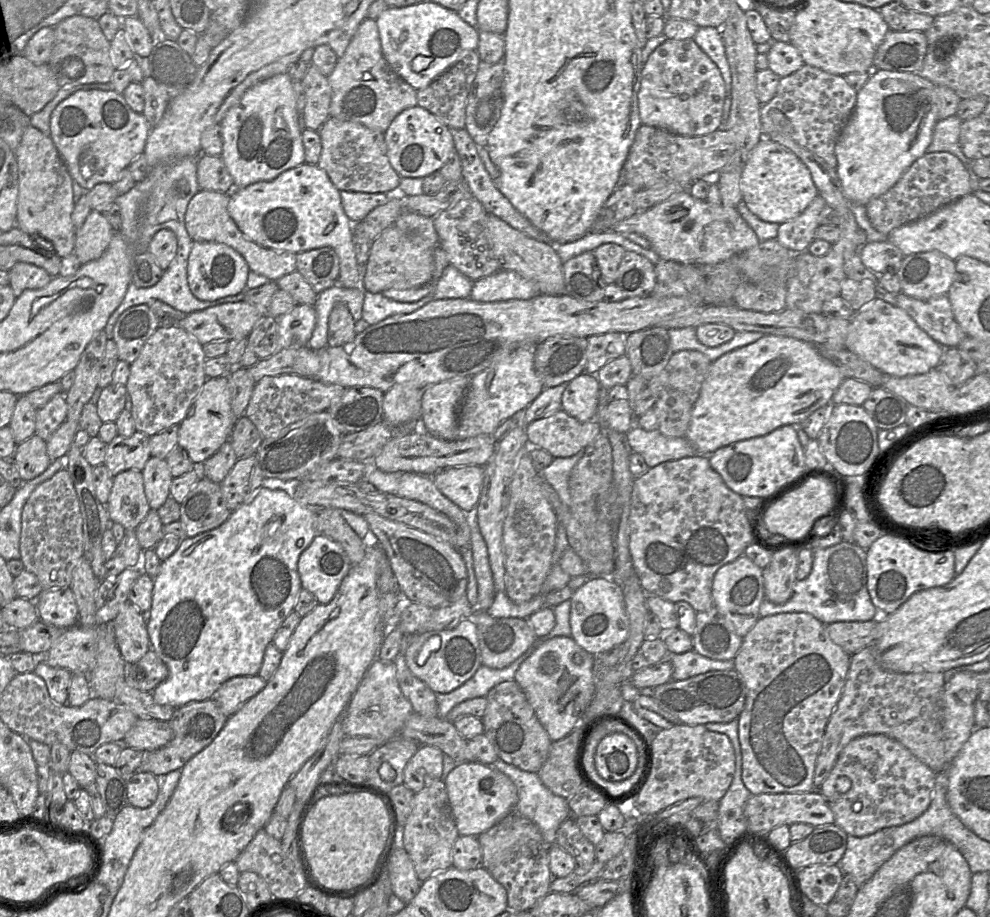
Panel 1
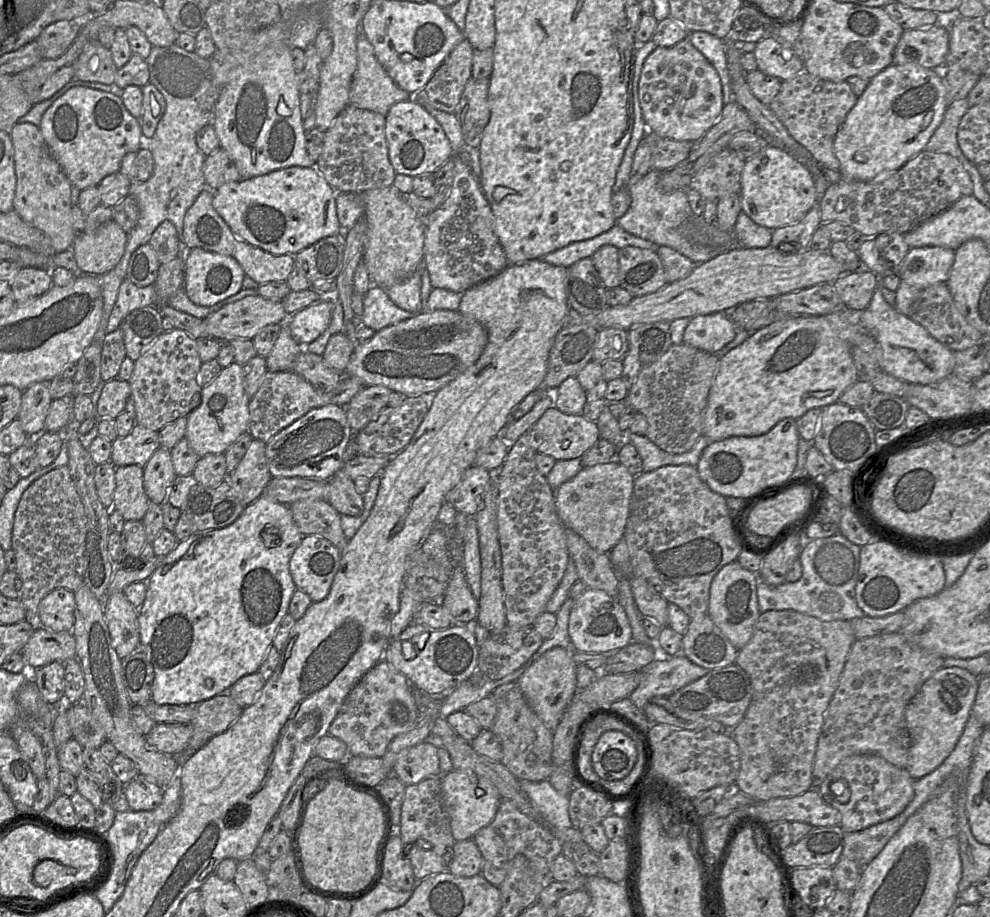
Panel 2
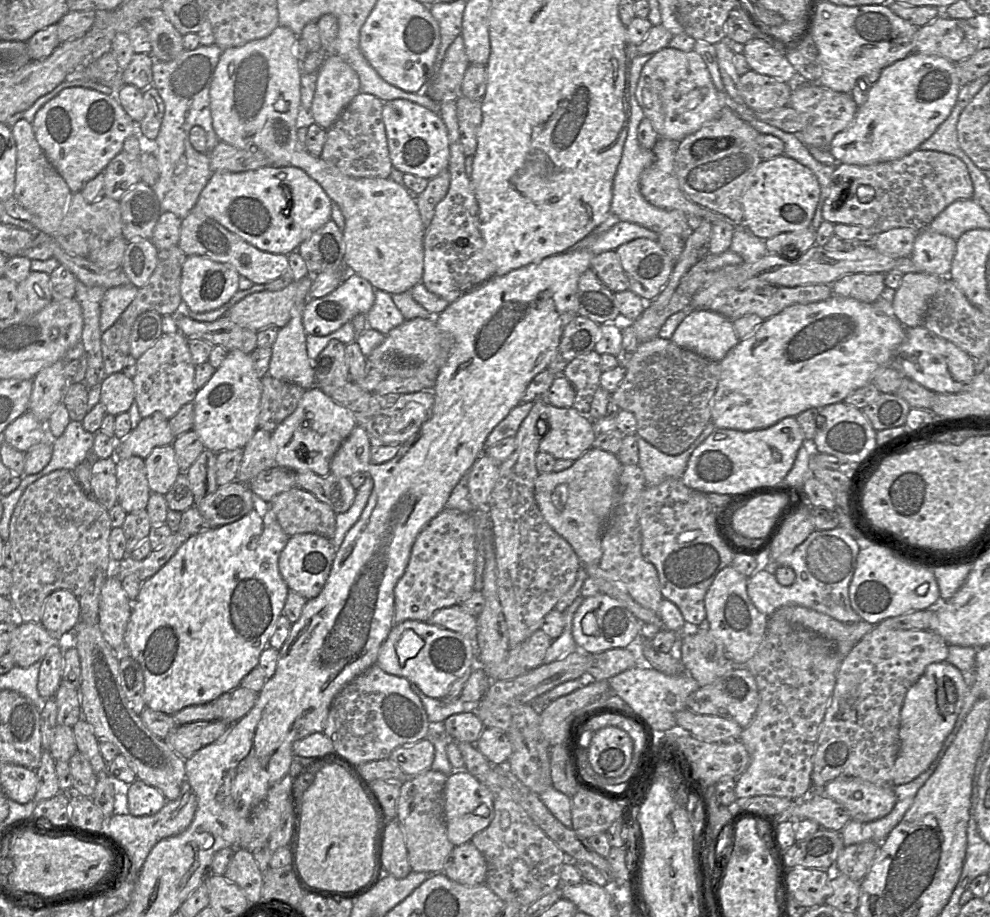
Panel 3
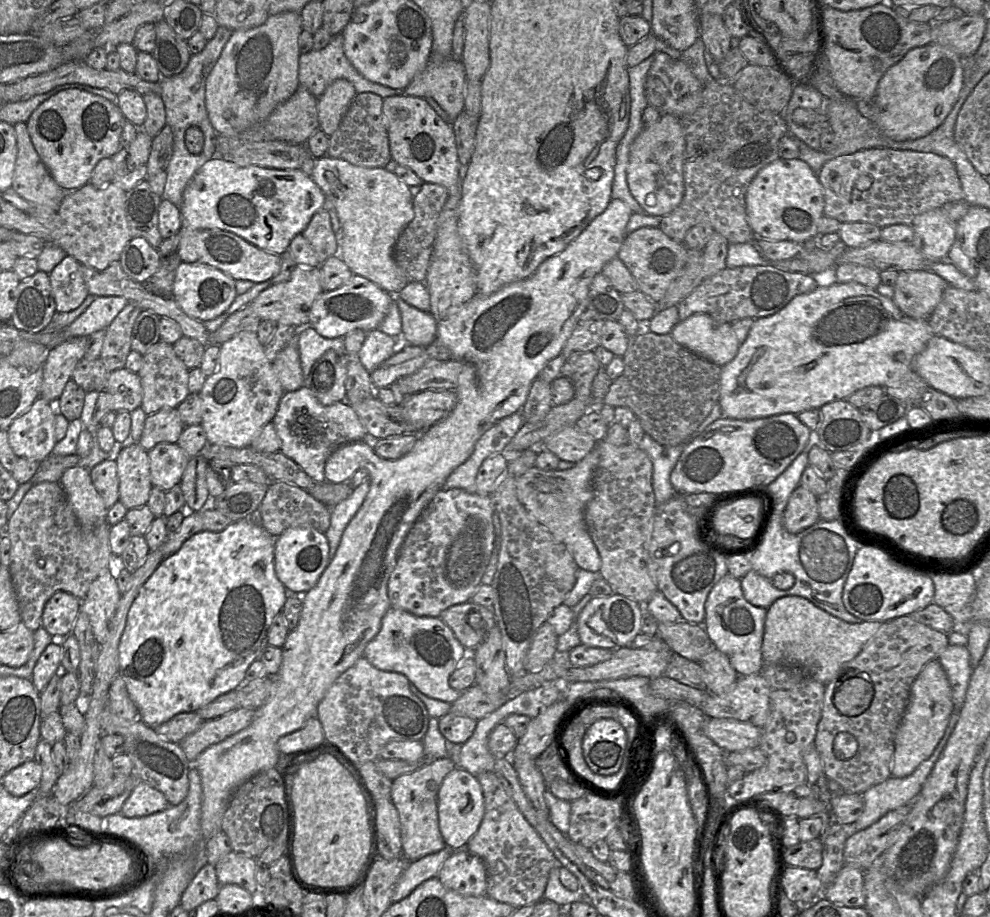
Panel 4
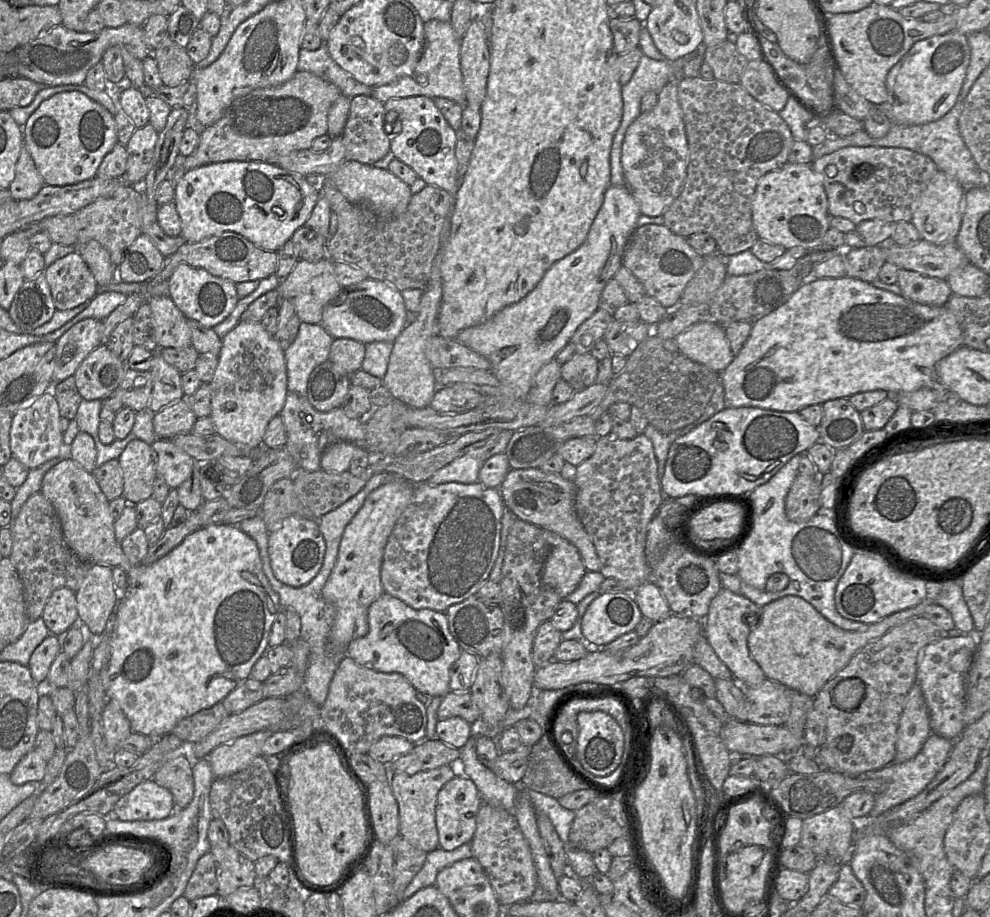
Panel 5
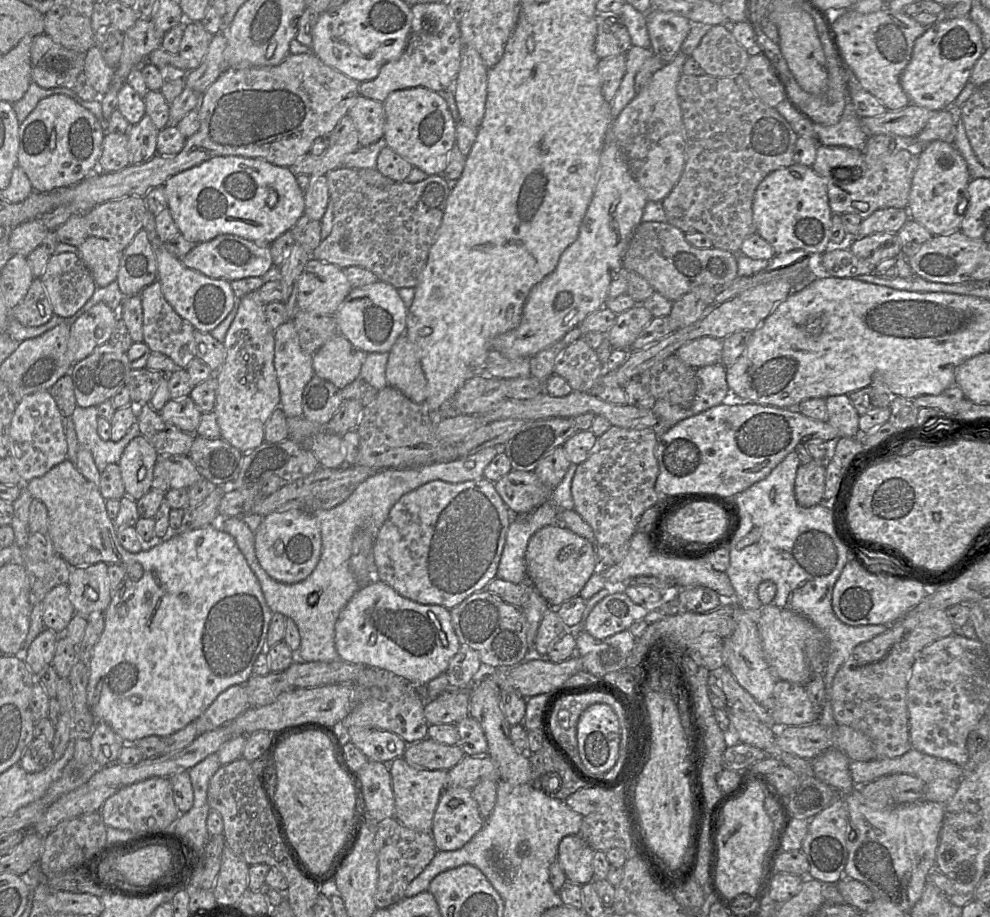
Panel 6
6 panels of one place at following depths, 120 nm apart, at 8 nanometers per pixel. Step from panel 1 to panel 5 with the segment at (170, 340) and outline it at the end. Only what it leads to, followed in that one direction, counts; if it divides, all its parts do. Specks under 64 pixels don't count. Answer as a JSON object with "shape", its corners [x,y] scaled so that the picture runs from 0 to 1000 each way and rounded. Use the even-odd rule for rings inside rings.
{"shape":[[[160,384],[155,387],[152,406],[155,424],[148,447],[153,450],[157,451],[187,433],[183,419],[184,407],[170,397]]]}

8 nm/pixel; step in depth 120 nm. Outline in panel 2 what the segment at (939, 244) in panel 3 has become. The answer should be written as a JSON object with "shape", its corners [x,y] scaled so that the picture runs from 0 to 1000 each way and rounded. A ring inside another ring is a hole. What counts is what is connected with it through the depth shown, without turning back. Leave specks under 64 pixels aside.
{"shape":[[[949,268],[919,270],[907,292],[910,306],[934,315],[945,309],[956,309],[965,285],[965,274]]]}

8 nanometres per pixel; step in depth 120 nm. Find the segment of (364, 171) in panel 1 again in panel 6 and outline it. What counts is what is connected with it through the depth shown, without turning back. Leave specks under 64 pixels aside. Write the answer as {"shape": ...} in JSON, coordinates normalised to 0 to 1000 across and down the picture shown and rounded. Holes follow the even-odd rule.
{"shape":[[[362,105],[351,123],[361,142],[365,159],[372,159],[388,148],[389,123],[386,111]]]}

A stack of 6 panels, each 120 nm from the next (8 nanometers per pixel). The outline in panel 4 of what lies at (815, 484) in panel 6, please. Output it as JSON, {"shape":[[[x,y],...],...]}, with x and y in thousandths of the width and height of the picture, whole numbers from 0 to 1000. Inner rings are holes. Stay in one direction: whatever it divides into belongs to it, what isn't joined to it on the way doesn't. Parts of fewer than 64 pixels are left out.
{"shape":[[[810,529],[799,538],[791,562],[791,574],[805,582],[828,567],[826,542]]]}

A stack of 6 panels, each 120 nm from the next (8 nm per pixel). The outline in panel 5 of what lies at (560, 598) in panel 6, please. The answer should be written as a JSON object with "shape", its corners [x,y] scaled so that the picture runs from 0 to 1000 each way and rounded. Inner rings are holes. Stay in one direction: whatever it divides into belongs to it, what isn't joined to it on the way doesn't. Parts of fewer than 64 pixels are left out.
{"shape":[[[549,578],[549,585],[556,601],[548,616],[547,631],[571,653],[583,641],[592,619],[578,592],[557,578]]]}

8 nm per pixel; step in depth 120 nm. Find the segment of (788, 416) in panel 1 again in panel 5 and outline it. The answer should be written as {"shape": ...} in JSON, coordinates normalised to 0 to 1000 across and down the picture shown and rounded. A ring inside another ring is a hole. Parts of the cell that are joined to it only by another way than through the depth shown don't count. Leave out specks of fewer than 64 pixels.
{"shape":[[[853,301],[848,303],[825,303],[810,310],[790,333],[773,345],[760,351],[758,365],[739,395],[728,406],[731,421],[733,444],[766,444],[792,449],[808,448],[820,441],[831,441],[833,437],[859,432],[882,425],[894,425],[899,431],[908,427],[923,426],[934,418],[946,414],[944,399],[955,388],[973,376],[971,357],[966,346],[955,334],[939,334],[925,330],[903,321],[902,318],[884,313],[881,309]]]}

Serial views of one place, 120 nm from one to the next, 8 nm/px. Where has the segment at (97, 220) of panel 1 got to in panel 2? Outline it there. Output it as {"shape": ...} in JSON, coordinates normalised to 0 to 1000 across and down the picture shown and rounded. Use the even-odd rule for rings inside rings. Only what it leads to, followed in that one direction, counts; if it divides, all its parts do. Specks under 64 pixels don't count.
{"shape":[[[111,240],[94,251],[78,254],[72,273],[85,299],[105,300],[120,287],[127,265],[128,255]]]}

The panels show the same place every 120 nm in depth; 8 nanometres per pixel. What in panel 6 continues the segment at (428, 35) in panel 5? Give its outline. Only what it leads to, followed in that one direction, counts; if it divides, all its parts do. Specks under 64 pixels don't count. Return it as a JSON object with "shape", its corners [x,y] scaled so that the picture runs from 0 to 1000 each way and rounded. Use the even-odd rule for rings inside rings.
{"shape":[[[451,1],[419,4],[415,7],[415,13],[414,36],[406,59],[402,64],[388,70],[380,85],[363,91],[365,105],[387,112],[395,100],[411,96],[428,95],[439,100],[453,97],[458,100],[467,61],[467,45],[463,25],[457,19]]]}

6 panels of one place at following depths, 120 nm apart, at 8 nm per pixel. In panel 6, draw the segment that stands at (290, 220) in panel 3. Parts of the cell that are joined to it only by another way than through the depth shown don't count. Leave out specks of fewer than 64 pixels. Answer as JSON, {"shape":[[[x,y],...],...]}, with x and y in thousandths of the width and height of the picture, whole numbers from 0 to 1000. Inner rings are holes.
{"shape":[[[240,170],[216,171],[200,181],[182,188],[166,201],[169,227],[185,258],[197,266],[212,263],[221,256],[233,255],[273,267],[286,254],[294,251],[307,233],[307,209],[301,203],[299,191],[290,182],[282,182],[266,173]]]}

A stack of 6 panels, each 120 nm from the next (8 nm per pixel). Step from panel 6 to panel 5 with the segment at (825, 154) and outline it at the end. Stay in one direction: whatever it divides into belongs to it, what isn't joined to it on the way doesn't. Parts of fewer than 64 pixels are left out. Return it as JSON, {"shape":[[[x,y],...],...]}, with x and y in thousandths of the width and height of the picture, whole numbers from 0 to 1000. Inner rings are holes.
{"shape":[[[857,159],[821,174],[819,182],[829,194],[833,205],[838,237],[855,238],[864,245],[879,239],[892,239],[902,242],[920,241],[924,221],[930,209],[947,188],[945,179],[937,170],[906,160]],[[866,219],[874,226],[871,233],[866,232],[863,228],[862,222]]]}

